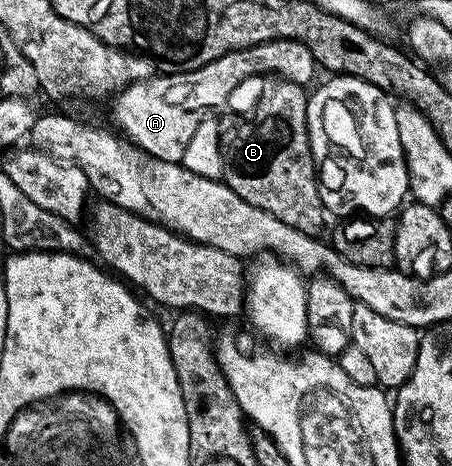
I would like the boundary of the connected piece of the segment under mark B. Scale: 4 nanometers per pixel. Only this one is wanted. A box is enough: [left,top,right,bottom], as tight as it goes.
[221,80,329,235]

